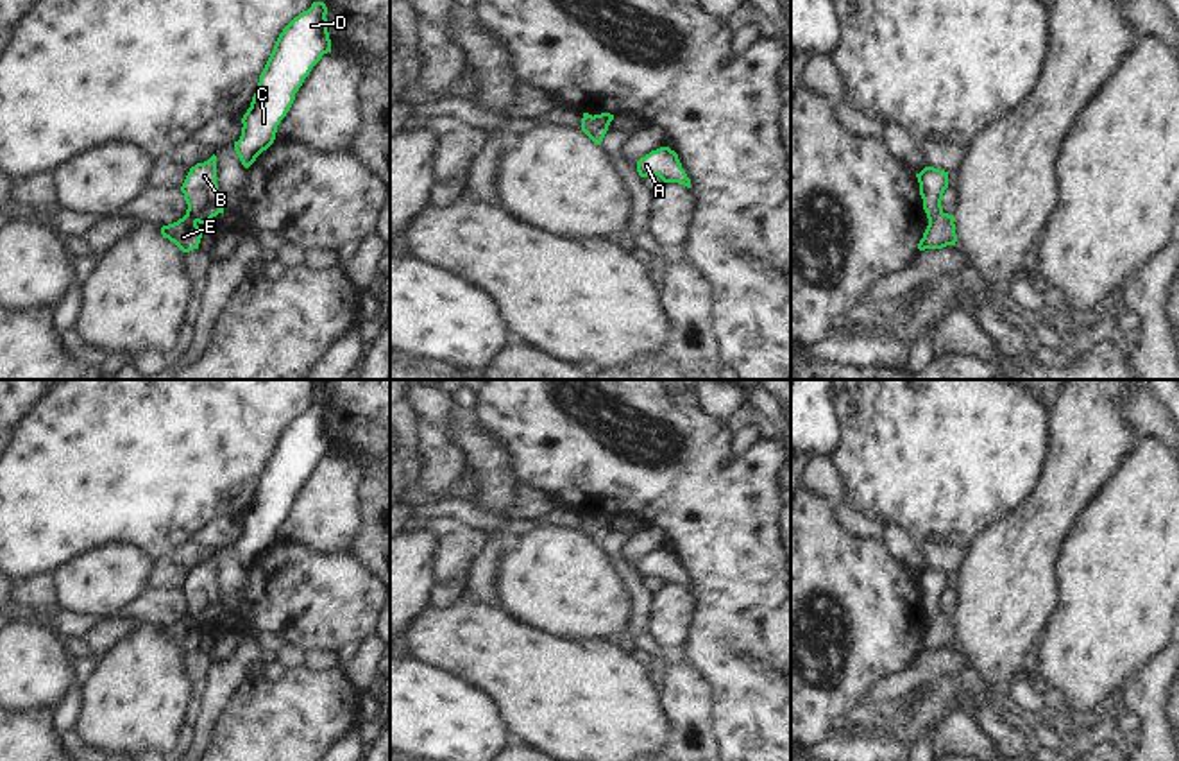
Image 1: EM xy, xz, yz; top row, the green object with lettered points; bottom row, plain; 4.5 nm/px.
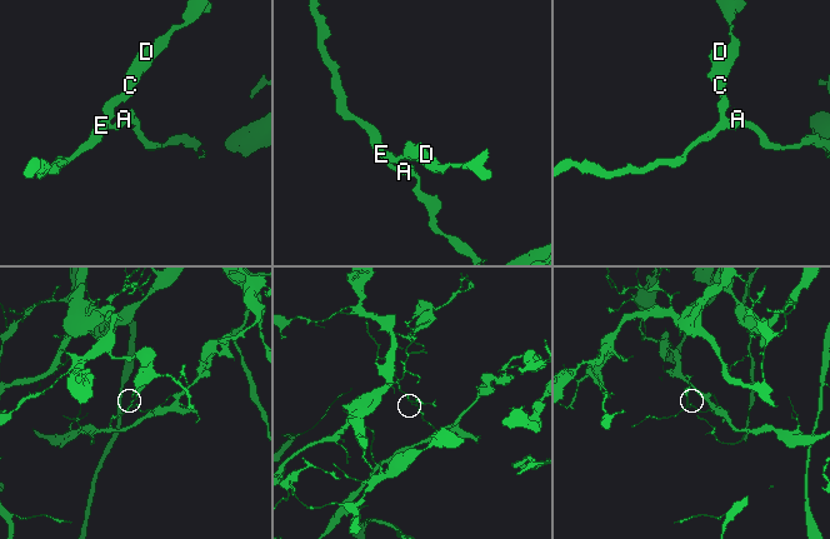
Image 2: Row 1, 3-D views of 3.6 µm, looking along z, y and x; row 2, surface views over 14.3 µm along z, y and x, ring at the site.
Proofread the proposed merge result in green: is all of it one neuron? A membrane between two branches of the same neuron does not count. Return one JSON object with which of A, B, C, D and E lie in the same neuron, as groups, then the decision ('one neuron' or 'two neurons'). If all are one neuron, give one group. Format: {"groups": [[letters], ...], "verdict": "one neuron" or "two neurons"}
{"groups": [["A", "E"], ["B", "C", "D"]], "verdict": "two neurons"}

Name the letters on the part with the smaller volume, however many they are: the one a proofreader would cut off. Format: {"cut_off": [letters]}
{"cut_off": ["B", "C", "D"]}

